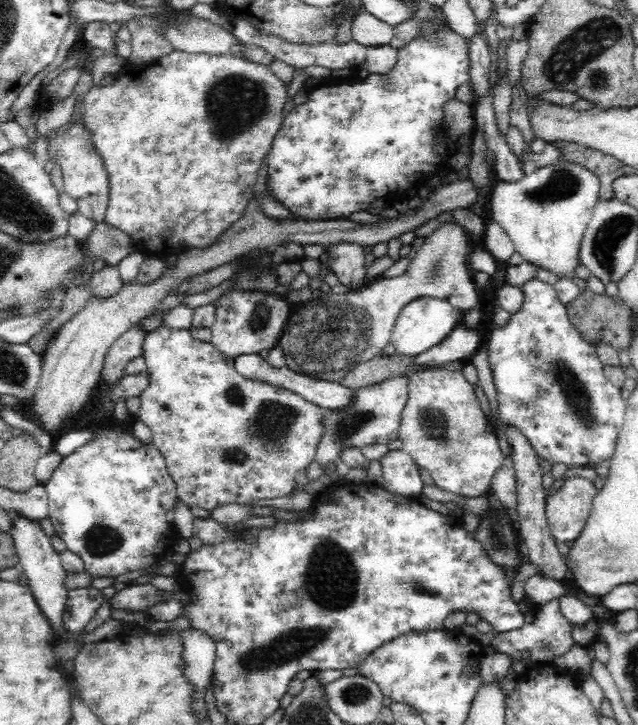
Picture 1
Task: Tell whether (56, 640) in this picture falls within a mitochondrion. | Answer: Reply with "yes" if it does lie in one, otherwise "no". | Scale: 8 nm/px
no

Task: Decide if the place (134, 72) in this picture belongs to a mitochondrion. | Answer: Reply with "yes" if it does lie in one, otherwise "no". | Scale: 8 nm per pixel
no

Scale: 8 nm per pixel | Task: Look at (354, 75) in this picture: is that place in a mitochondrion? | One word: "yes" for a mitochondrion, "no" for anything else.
no

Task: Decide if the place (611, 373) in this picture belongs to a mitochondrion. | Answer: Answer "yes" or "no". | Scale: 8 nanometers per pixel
no

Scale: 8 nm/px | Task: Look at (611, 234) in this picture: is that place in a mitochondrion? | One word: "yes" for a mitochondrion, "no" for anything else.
yes

